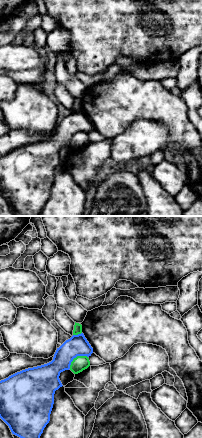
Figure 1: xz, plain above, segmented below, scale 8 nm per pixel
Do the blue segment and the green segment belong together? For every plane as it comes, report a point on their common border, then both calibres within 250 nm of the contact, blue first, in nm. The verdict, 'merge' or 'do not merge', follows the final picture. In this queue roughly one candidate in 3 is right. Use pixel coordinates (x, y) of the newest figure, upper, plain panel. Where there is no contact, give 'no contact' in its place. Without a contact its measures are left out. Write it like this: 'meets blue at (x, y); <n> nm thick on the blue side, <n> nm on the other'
meets blue at (75, 133); 170 nm thick on the blue side, 120 nm on the other

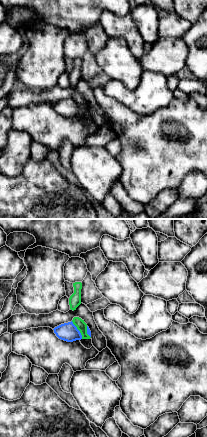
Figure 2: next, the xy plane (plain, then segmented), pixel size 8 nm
meets blue at (78, 106); 150 nm thick on the blue side, 80 nm on the other

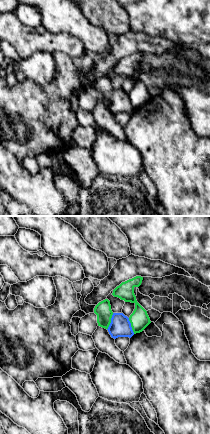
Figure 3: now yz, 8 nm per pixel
meets blue at (111, 97); 170 nm thick on the blue side, 130 nm on the other

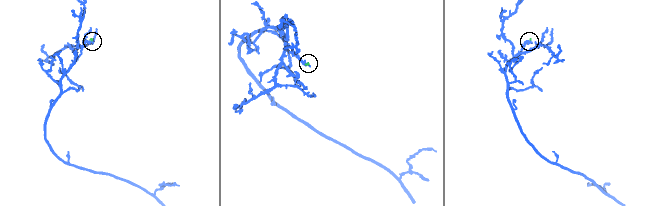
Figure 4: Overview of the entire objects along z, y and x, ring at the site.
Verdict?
do not merge

